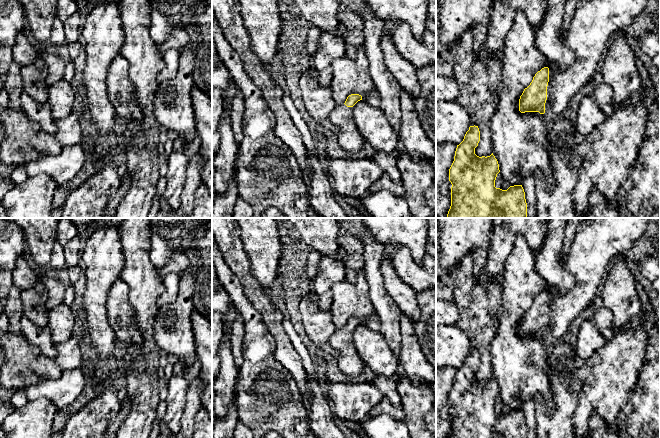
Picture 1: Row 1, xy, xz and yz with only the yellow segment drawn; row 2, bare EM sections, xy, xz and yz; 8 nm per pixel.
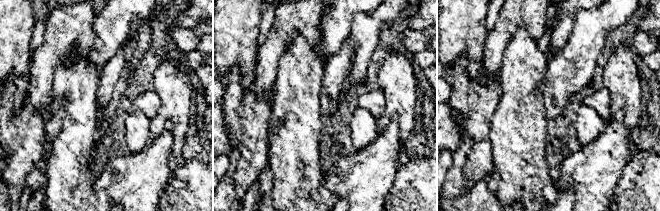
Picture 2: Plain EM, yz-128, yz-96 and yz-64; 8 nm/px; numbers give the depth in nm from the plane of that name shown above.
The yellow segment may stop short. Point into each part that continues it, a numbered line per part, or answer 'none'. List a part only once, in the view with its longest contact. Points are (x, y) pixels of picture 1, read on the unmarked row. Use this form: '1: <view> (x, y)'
1: yz (597, 240)

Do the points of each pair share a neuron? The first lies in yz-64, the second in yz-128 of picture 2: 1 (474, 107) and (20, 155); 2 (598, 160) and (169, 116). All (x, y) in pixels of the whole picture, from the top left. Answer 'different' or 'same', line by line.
1: same
2: different

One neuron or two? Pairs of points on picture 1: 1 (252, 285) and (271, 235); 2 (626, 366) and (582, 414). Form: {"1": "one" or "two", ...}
{"1": "two", "2": "one"}

